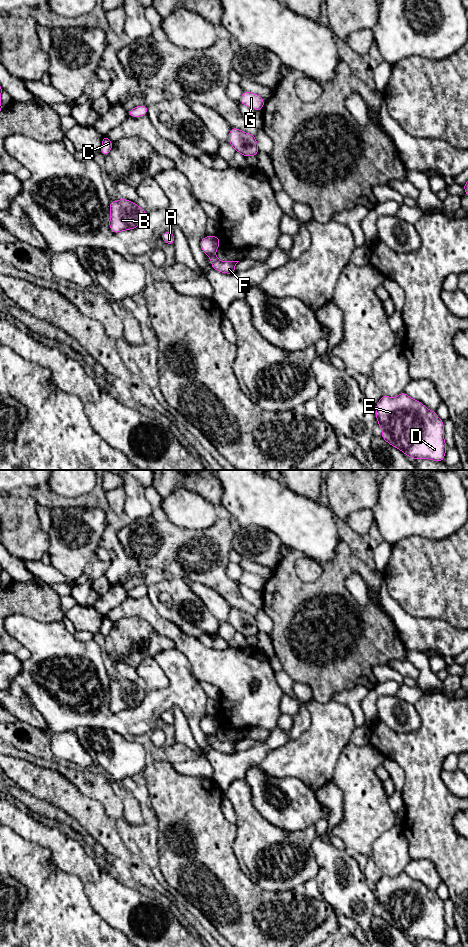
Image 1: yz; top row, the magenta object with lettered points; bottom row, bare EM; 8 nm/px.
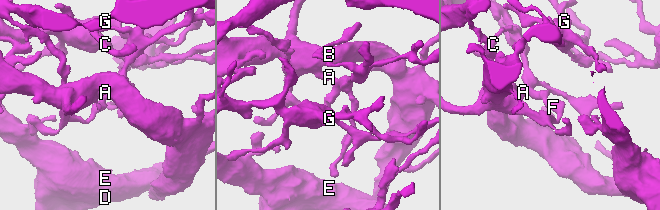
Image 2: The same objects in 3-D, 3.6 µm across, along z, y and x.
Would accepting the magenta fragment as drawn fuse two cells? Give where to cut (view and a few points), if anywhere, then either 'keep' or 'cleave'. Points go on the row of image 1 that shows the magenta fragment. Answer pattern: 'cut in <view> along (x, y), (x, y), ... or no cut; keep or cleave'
cut in yz along (214, 253), (209, 256); cleave

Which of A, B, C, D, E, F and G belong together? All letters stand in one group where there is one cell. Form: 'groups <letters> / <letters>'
groups A B C D E G / F

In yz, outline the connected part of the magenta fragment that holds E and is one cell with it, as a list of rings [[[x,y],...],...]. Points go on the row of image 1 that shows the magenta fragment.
[[[404,391],[391,398],[383,394],[376,403],[377,424],[382,428],[381,437],[392,447],[412,459],[429,459],[443,462],[447,451],[444,439],[444,421],[435,410],[429,410],[423,403],[412,399]]]

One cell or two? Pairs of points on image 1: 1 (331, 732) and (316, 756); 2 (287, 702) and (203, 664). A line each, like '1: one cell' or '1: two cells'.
1: one cell
2: two cells

